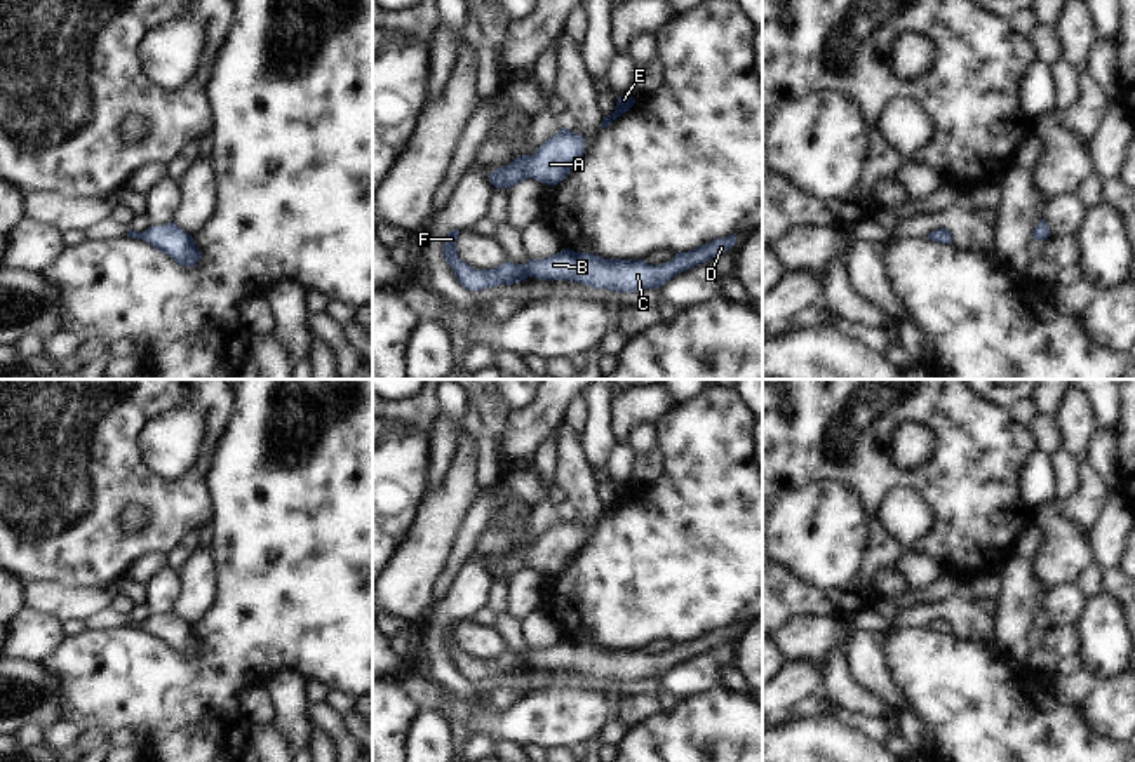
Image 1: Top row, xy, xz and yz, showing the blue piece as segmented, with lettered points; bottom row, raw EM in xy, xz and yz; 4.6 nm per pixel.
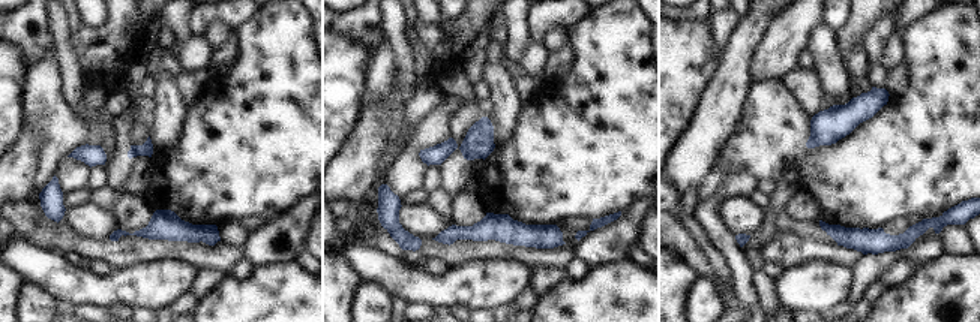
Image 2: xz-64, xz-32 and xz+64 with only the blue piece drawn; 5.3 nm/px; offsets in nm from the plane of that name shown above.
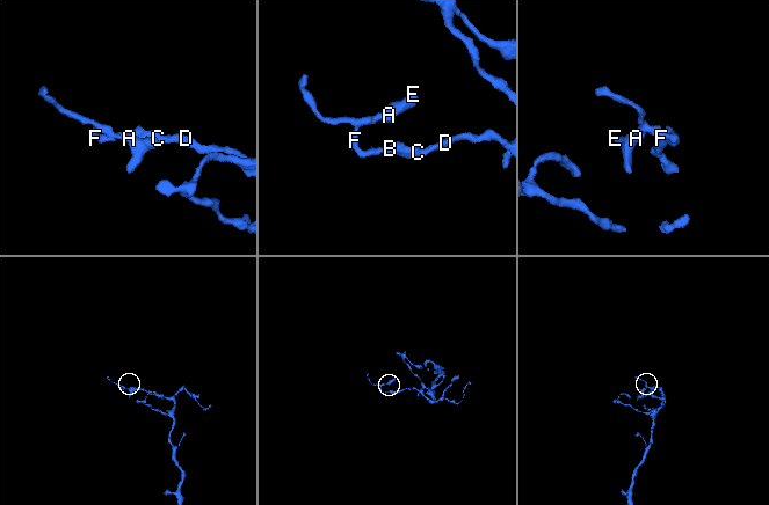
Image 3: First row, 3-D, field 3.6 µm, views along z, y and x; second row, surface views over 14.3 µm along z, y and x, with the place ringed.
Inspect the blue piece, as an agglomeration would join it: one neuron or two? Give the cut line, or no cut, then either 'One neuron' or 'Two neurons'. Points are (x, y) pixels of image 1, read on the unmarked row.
No split. One neuron

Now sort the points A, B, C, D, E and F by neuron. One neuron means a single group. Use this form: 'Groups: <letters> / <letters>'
Groups: A B C D E F

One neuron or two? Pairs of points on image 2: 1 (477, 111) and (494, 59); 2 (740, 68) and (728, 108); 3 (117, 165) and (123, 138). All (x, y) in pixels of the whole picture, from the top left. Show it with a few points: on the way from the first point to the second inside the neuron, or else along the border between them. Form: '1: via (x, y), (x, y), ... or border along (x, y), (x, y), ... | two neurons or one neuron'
1: border along (483, 105), (486, 116) | two neurons
2: via (734, 78), (728, 98) | one neuron
3: via (120, 159), (123, 144) | one neuron

